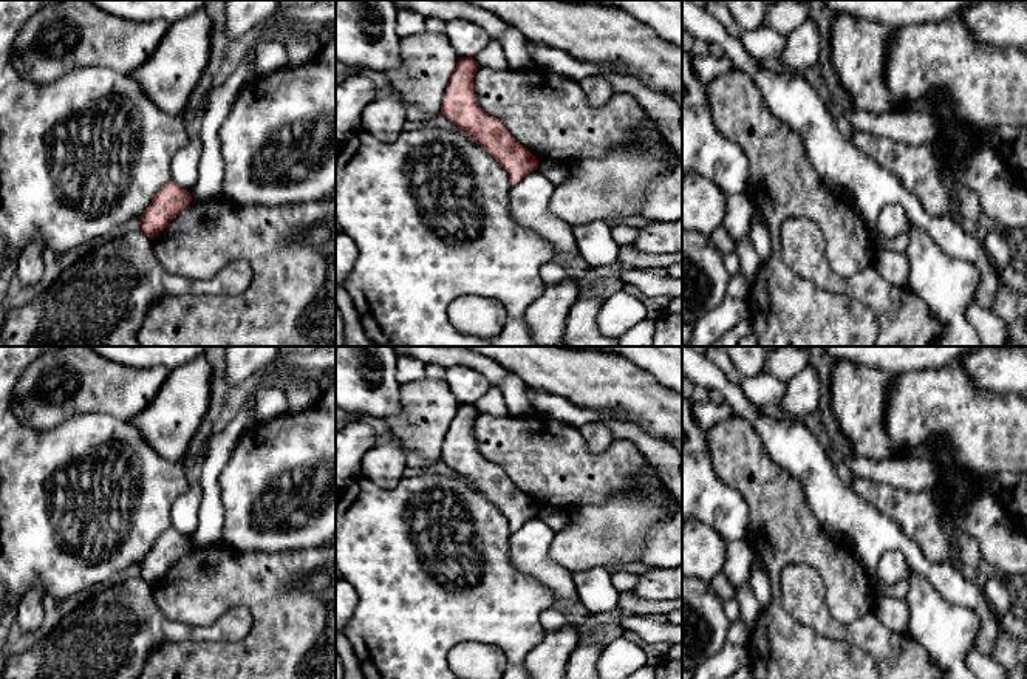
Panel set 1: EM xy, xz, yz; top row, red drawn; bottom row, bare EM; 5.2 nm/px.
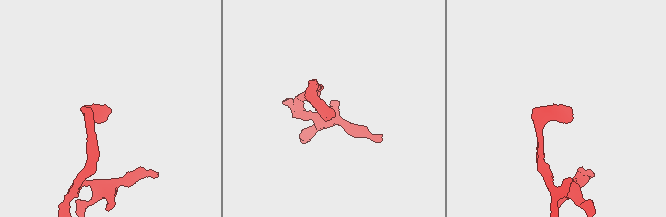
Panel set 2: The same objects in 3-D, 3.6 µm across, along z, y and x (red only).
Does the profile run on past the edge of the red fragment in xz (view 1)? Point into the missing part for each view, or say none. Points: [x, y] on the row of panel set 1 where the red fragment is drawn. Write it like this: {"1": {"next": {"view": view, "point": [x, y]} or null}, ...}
{"1": {"next": null}}

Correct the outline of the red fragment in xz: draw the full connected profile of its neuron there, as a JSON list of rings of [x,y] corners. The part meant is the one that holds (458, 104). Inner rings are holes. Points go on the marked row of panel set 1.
[[[459,57],[441,101],[441,114],[492,155],[515,186],[538,169],[538,159],[509,130],[476,102],[473,77],[479,70],[473,57]]]

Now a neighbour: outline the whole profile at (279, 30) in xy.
[[[278,12],[274,17],[271,17],[269,20],[272,22],[269,25],[269,36],[261,37],[258,42],[272,39],[272,40],[281,42],[286,46],[289,40],[306,36],[306,34],[299,34],[289,29],[286,19]]]

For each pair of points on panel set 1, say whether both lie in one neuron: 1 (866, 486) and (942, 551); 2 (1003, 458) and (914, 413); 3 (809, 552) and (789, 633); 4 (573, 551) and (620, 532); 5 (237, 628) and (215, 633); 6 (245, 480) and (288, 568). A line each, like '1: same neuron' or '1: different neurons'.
1: same neuron
2: same neuron
3: same neuron
4: same neuron
5: same neuron
6: different neurons

